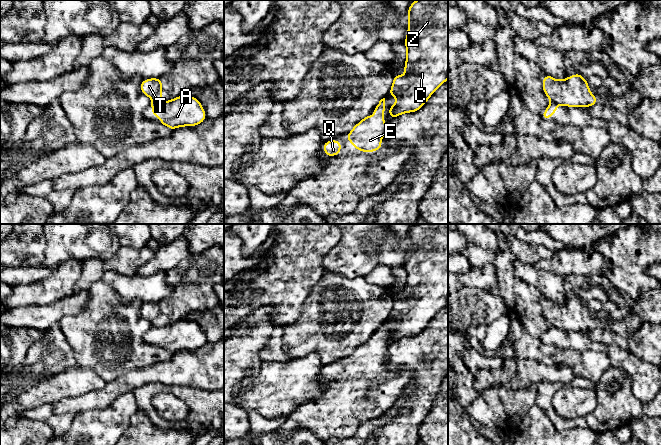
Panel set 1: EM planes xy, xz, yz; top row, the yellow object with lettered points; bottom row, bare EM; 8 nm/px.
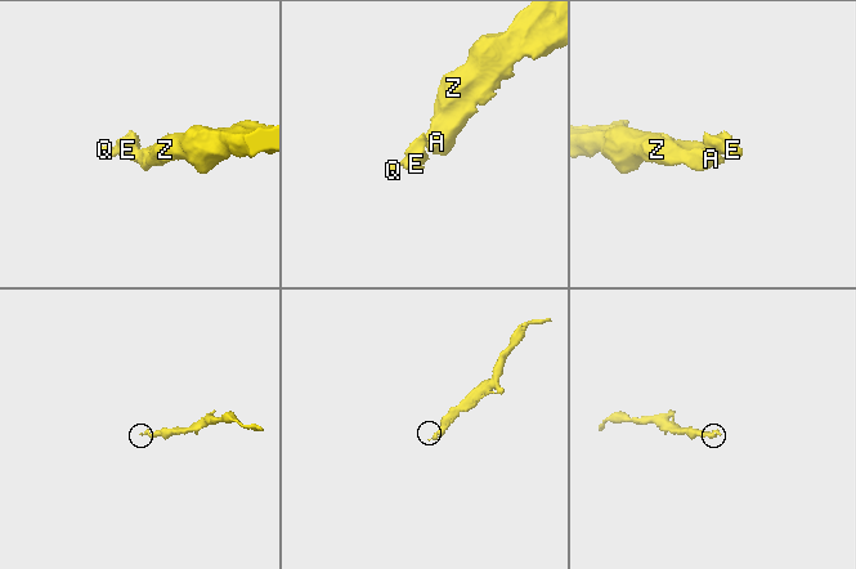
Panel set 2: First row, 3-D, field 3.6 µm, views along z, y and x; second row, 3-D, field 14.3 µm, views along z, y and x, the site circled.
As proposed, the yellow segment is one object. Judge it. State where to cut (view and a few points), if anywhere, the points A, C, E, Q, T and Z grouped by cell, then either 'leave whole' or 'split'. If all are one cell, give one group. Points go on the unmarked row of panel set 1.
xy (162, 326), (153, 327) | A C Z / E Q T | split

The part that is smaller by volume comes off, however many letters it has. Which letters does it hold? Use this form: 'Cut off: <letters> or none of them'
Cut off: E, Q, T

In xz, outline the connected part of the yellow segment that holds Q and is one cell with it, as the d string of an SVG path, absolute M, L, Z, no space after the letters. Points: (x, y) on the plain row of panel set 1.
M341 364L326 365L323 369L323 375L326 380L336 380L341 376Z

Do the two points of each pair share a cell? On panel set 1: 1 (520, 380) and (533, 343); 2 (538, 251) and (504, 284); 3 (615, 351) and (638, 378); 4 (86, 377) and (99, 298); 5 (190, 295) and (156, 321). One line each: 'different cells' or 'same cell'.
1: different cells
2: different cells
3: same cell
4: different cells
5: same cell

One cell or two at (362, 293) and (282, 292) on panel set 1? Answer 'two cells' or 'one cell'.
two cells

